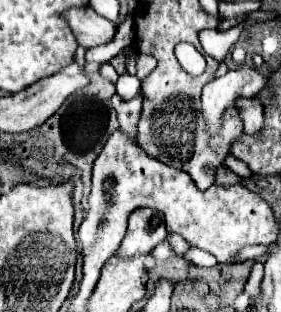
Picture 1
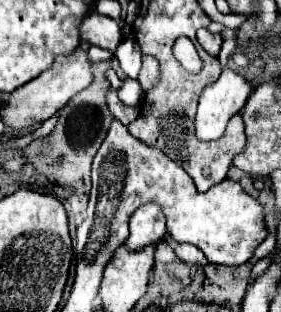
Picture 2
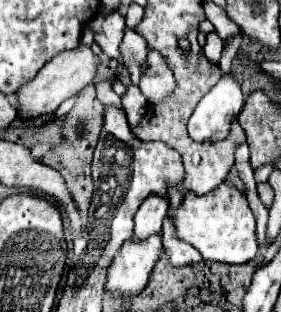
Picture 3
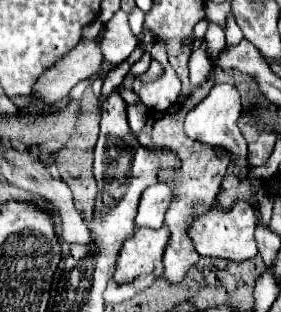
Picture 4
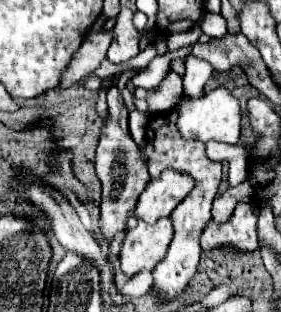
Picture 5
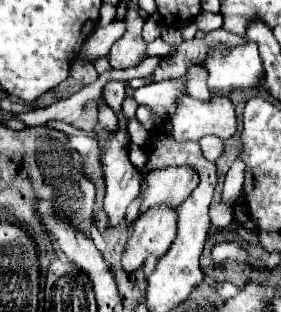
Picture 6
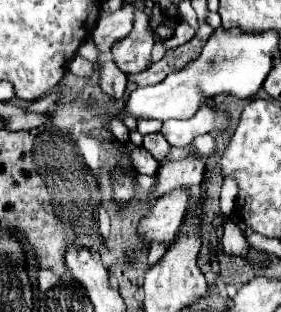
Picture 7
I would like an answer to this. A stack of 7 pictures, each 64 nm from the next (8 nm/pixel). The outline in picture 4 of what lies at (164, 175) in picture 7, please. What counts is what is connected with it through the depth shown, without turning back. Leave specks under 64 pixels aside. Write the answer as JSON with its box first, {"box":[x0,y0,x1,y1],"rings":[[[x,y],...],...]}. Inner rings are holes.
{"box":[136,180,172,228],"rings":[[[164,180],[152,184],[144,190],[136,214],[136,226],[160,228],[164,224],[164,214],[172,202],[172,184],[168,186]]]}

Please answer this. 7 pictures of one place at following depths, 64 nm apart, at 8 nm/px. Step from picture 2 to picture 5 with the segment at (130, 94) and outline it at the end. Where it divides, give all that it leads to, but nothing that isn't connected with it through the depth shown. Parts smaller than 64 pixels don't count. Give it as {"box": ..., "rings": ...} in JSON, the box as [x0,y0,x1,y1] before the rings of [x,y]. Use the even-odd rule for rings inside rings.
{"box":[130,110,148,146],"rings":[[[132,110],[130,112],[130,134],[134,138],[134,142],[138,146],[144,144],[144,138],[146,138],[146,126],[148,126],[148,118],[144,114],[140,114],[138,110]]]}

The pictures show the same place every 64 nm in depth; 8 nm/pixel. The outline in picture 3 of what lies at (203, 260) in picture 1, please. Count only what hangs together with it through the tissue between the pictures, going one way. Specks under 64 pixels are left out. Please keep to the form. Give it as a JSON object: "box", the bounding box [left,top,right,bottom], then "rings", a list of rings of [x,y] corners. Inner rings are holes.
{"box":[162,216,202,268],"rings":[[[166,216],[166,220],[164,220],[162,236],[164,236],[164,250],[170,256],[170,264],[174,268],[188,266],[188,264],[192,264],[192,260],[202,260],[202,256],[196,248],[192,248],[188,242],[184,242],[176,236],[176,226],[170,216]]]}

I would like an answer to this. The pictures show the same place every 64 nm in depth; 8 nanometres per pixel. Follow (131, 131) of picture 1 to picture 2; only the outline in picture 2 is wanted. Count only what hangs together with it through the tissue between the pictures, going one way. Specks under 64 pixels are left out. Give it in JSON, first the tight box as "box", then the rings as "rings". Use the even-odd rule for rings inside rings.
{"box":[106,90,138,124],"rings":[[[108,90],[108,92],[106,92],[106,104],[108,104],[108,110],[110,110],[120,122],[124,122],[124,124],[130,124],[130,122],[138,116],[138,112],[136,112],[134,108],[128,108],[128,106],[124,106],[124,104],[120,102],[120,98],[118,98],[118,94],[116,94],[114,90]]]}

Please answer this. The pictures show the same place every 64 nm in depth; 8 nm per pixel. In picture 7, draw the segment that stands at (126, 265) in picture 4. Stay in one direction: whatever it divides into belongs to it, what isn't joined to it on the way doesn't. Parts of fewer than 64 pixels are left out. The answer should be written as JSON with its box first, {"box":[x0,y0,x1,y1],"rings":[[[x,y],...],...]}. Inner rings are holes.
{"box":[140,188,190,242],"rings":[[[176,188],[152,202],[150,214],[140,222],[140,232],[146,236],[146,242],[172,242],[178,236],[188,210],[188,198],[190,188]]]}

